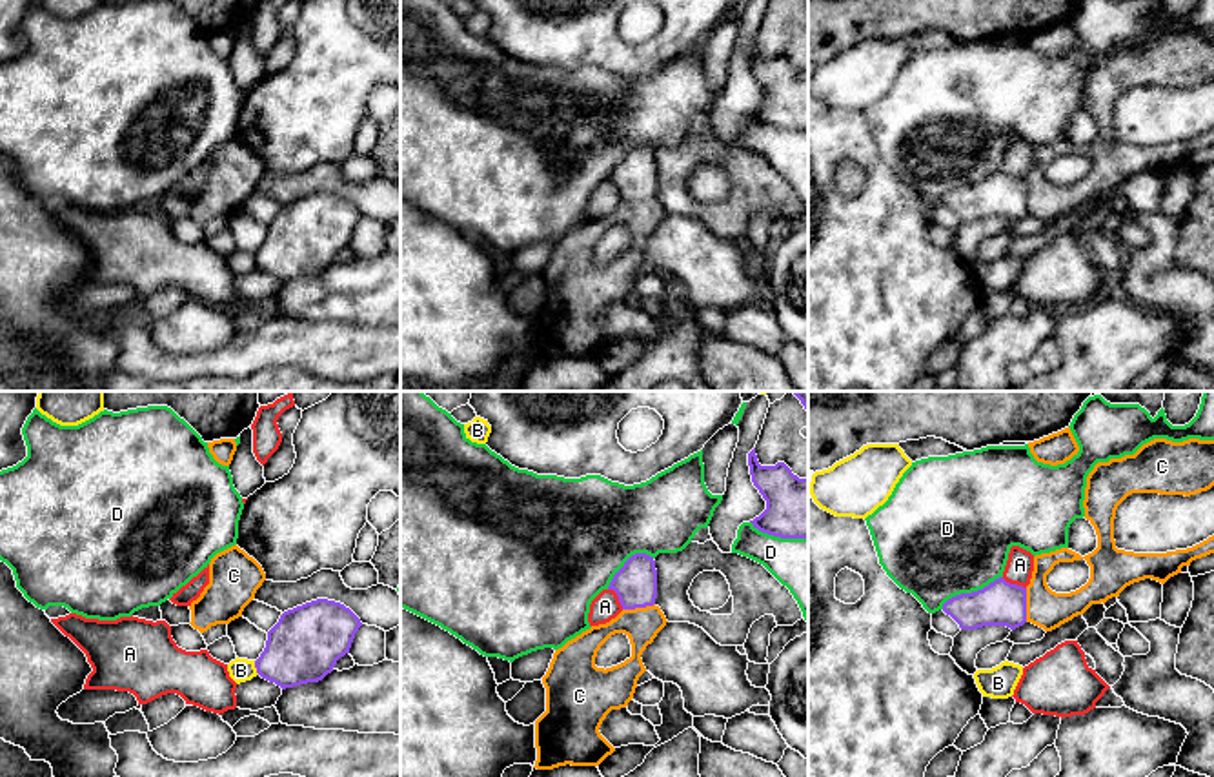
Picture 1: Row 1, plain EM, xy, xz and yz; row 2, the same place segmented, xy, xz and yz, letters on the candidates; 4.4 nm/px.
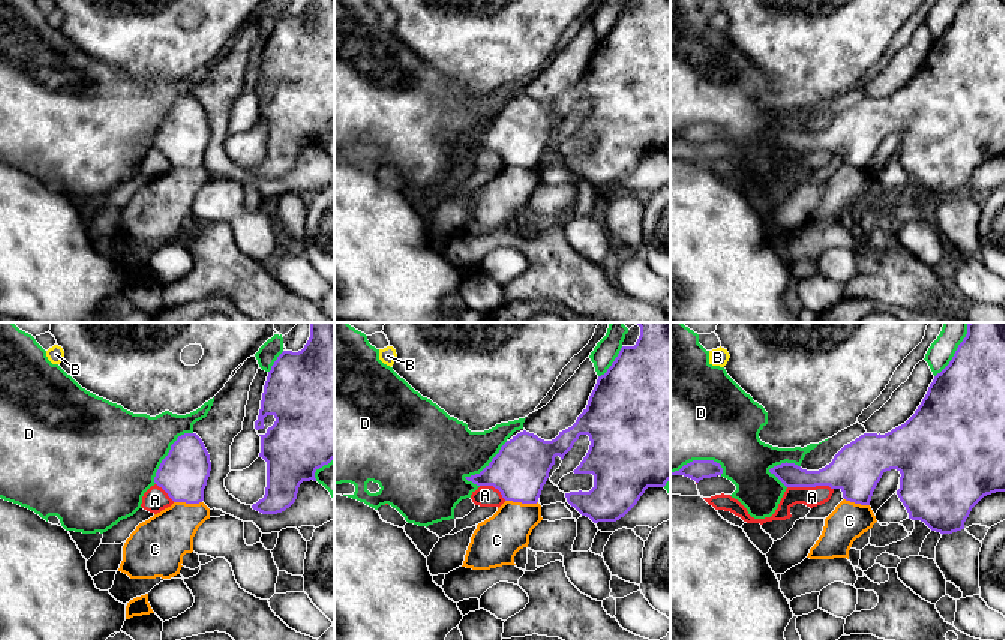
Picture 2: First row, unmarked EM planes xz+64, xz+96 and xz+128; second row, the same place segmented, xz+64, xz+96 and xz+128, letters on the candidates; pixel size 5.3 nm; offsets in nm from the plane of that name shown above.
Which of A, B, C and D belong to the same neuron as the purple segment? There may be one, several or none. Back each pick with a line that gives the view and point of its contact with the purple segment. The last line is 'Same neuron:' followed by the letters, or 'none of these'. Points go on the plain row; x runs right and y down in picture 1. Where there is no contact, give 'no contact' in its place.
Same neuron: none of these

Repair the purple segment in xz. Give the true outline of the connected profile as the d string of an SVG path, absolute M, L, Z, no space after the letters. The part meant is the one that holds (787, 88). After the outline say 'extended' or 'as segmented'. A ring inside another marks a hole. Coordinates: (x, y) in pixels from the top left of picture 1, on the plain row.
M755 40L748 45L754 78L766 102L750 113L763 126L781 131L808 131L808 71L799 71L784 55L761 58Z | as segmented

